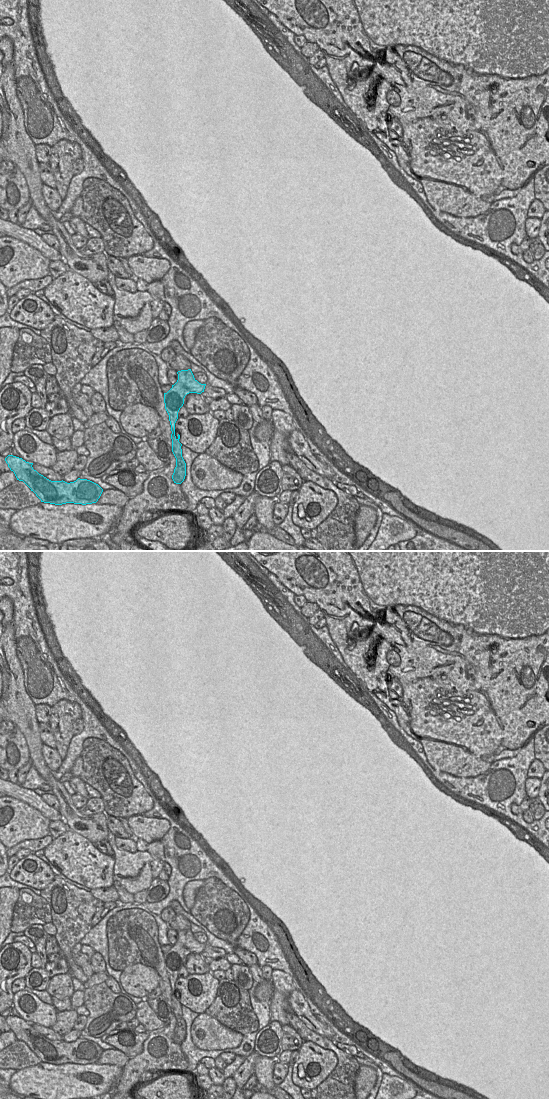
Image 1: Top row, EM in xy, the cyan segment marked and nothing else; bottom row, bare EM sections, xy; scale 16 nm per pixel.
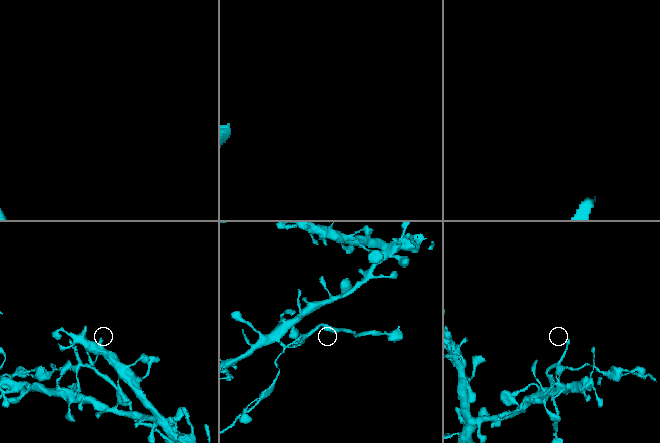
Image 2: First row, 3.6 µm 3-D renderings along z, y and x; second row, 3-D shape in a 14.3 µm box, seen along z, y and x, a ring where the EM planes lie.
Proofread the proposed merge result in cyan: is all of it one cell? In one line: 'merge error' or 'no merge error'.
merge error

